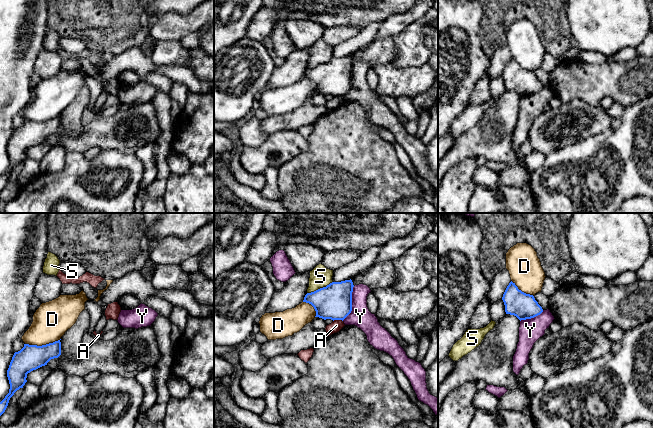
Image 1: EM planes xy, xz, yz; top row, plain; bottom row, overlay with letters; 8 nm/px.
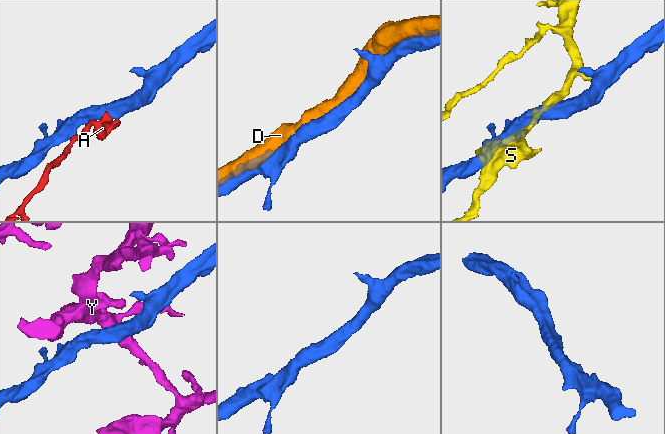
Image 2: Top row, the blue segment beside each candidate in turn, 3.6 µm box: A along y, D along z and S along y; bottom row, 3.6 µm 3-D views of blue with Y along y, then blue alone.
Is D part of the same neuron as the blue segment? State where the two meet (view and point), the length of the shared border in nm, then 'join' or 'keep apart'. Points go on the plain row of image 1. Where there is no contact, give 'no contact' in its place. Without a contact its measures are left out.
meets blue in xy at (42, 121); contact 300 nm long; keep apart

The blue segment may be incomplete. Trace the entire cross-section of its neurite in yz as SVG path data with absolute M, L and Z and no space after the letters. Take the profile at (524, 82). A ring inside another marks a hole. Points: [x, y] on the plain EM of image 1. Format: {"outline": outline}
{"outline": "M512 57L507 62L502 76L506 90L514 91L520 97L534 94L543 88L534 72L519 66Z"}

